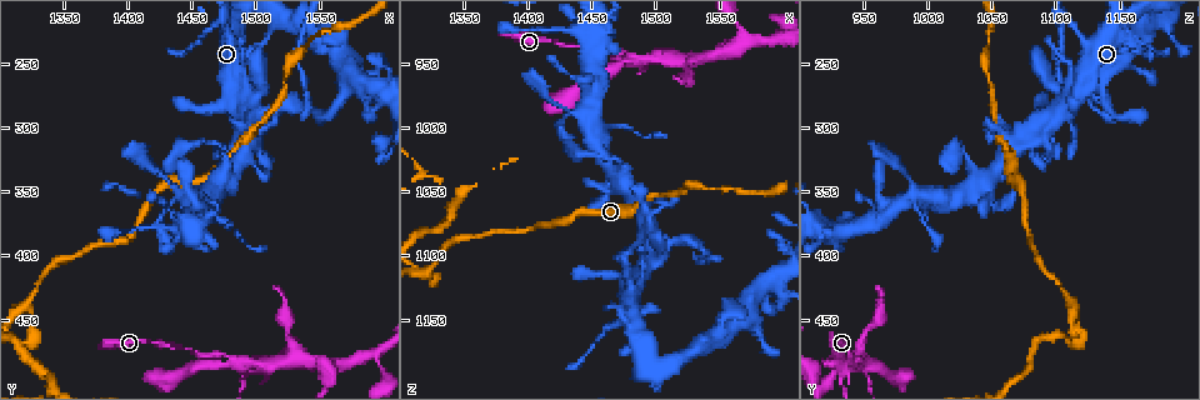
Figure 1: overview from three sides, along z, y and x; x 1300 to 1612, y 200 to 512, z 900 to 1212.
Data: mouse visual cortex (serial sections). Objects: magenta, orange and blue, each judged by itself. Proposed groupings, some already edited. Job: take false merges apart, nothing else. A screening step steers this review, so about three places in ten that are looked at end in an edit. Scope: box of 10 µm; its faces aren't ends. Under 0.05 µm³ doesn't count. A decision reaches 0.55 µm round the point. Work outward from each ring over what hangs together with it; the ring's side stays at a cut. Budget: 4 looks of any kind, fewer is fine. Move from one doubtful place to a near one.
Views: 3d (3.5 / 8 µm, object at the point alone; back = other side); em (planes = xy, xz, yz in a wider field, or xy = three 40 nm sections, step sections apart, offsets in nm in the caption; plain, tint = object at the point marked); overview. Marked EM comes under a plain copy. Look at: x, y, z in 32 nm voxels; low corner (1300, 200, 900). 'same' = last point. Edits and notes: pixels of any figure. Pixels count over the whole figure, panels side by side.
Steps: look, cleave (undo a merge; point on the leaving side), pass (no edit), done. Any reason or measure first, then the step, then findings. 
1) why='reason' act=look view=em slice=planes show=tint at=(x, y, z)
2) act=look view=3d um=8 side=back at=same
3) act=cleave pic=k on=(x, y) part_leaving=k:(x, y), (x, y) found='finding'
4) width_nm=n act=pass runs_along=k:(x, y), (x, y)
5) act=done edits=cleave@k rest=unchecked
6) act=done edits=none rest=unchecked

why='four arms meet' act=look view=3d um=3.5 at=(1504, 288, 1094)

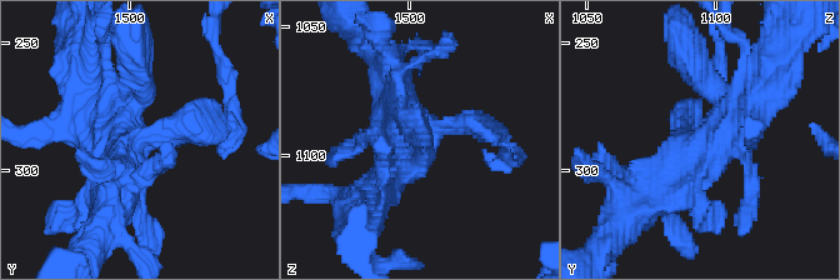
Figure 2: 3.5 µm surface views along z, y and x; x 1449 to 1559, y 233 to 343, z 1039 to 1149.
act=look view=em slice=xy step=5 show=tint at=(1502, 290, 1096)

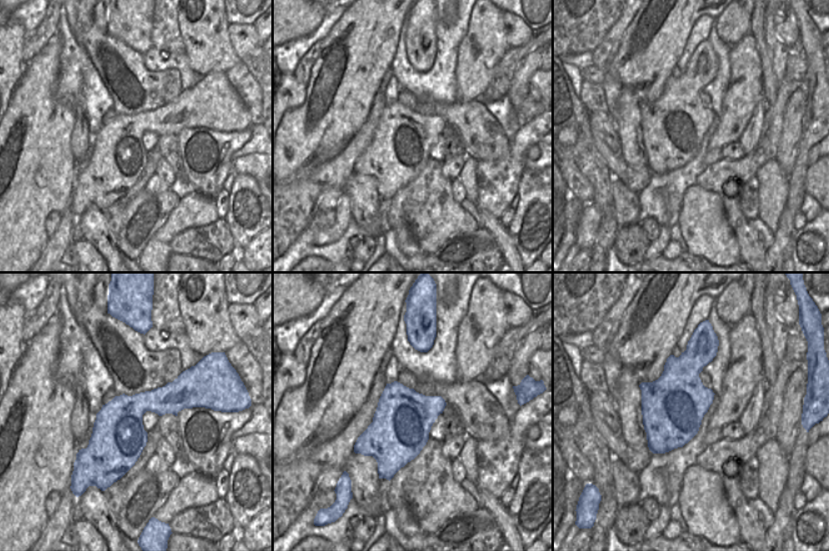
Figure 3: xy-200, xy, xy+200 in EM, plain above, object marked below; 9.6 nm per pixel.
act=pass runs_along=2:(764, 93), (739, 128), (649, 200) found='one cell here'

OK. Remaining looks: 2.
why='four arms meet' act=look view=3d um=3.5 side=back at=(1474, 486, 948)

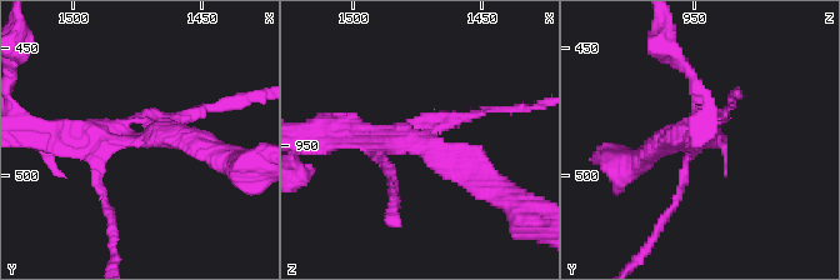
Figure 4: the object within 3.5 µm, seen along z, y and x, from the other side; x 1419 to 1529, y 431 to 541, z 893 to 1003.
arms=4 arm_widths_nm=100,100,250,300 act=look view=em slice=xy step=1 show=tint at=(1473, 486, 950)

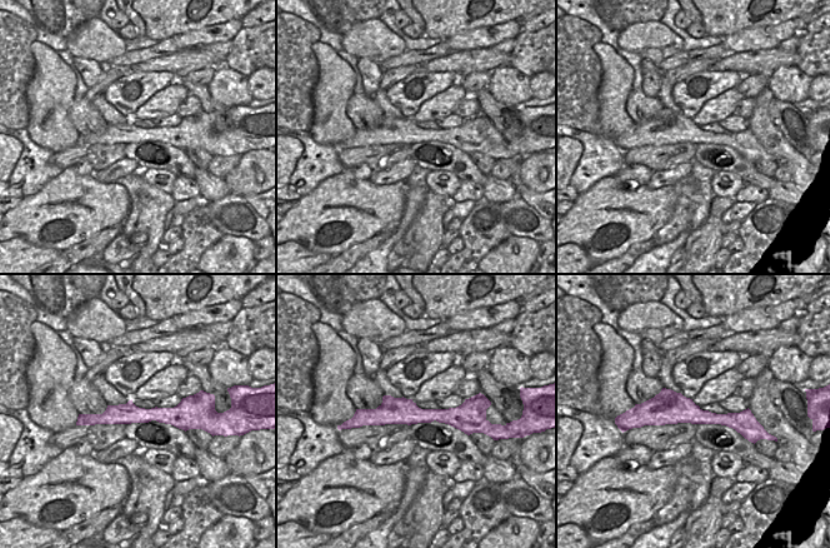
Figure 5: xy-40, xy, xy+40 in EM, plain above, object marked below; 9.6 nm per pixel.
act=pass runs_along=4:(206, 108), (141, 139), (61, 135) found='continuous, no second cell'

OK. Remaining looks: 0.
act=done edits=none rest=unchecked

